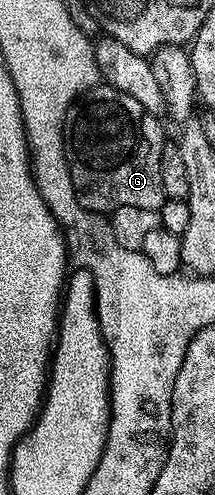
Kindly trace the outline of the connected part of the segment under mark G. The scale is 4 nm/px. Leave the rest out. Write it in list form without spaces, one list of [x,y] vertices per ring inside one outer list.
[[[100,82],[83,95],[78,96],[67,111],[63,123],[63,141],[67,147],[67,161],[71,171],[71,181],[79,195],[79,207],[91,212],[110,214],[121,206],[141,206],[145,210],[158,210],[163,205],[161,186],[161,154],[165,137],[160,117],[149,114],[141,102],[121,94],[106,82]]]

